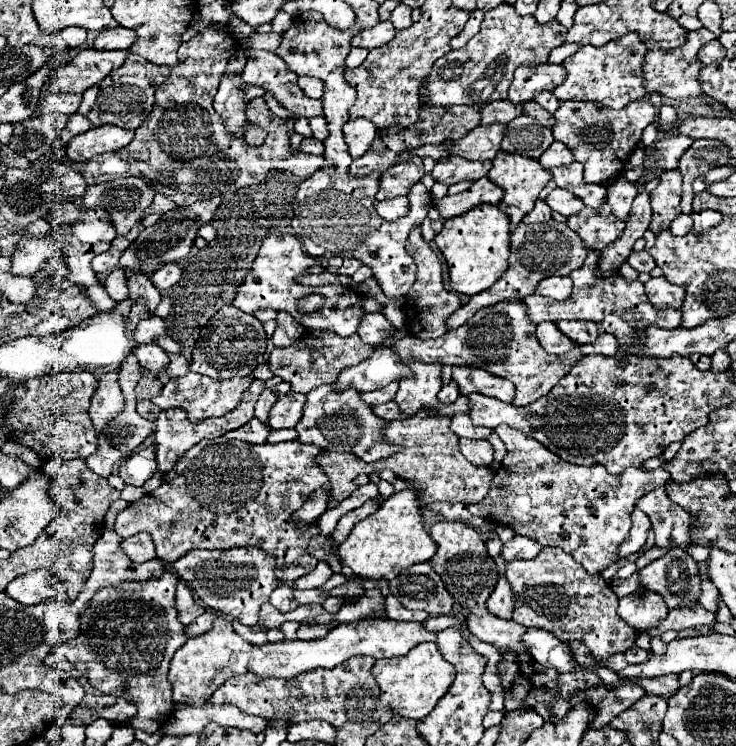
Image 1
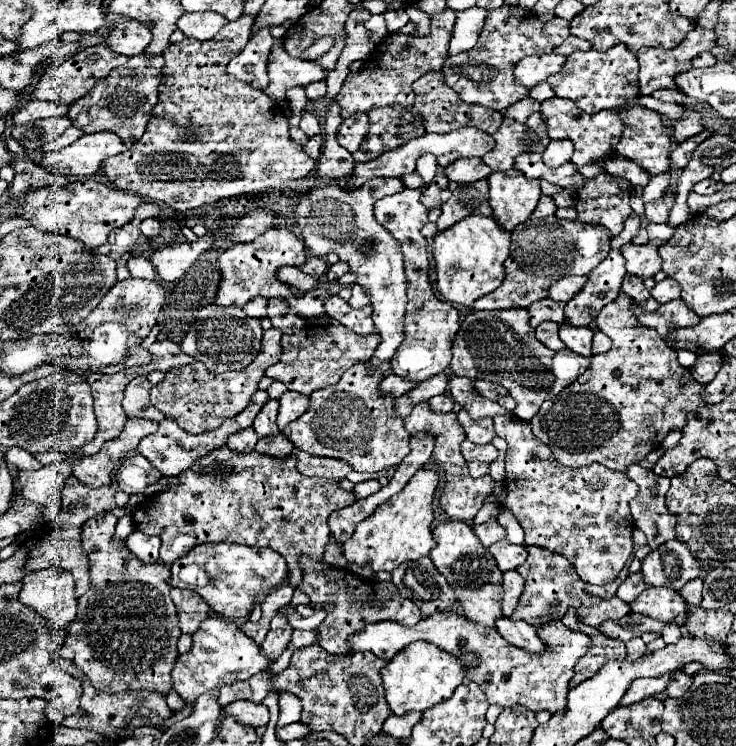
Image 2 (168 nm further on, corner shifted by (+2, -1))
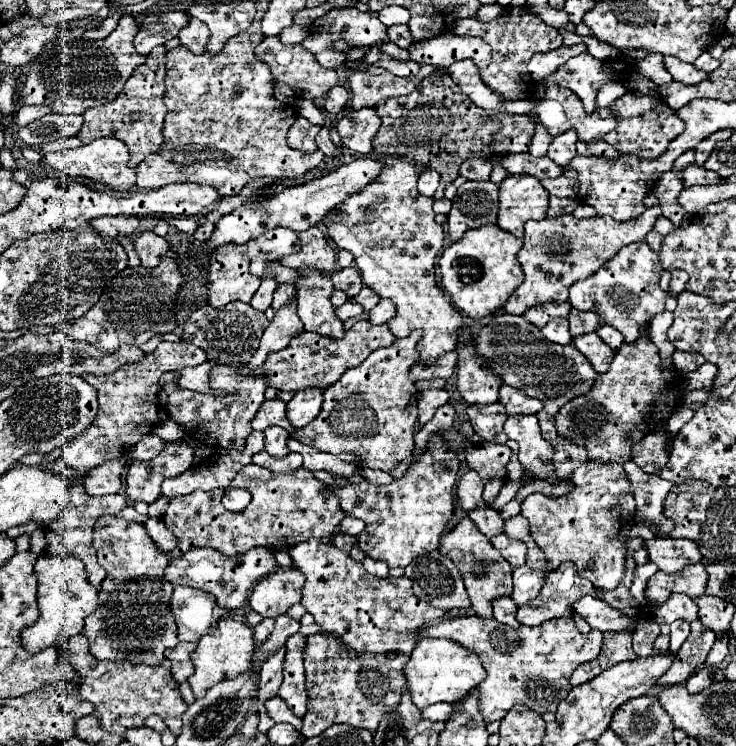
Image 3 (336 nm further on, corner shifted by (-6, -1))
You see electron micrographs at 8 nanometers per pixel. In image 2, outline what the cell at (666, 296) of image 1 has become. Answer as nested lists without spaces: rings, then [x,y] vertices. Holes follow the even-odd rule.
[[[666,277],[664,281],[656,283],[656,285],[650,289],[650,295],[652,295],[658,303],[668,303],[668,301],[672,301],[672,299],[680,299],[680,291],[682,291],[682,287],[680,287],[674,279]]]

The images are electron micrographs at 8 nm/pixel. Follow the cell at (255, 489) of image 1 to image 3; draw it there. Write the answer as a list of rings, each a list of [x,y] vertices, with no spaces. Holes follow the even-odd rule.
[[[250,463],[238,471],[232,485],[248,489],[252,493],[252,501],[242,513],[224,509],[222,489],[208,493],[194,491],[170,501],[170,507],[162,521],[178,537],[178,545],[170,553],[172,557],[180,557],[194,547],[212,547],[222,555],[232,557],[252,547],[268,547],[270,551],[278,551],[278,547],[290,549],[296,543],[308,541],[312,537],[330,543],[332,533],[346,515],[338,505],[338,497],[328,493],[322,481],[314,479],[314,475],[304,467],[296,473],[284,475]]]

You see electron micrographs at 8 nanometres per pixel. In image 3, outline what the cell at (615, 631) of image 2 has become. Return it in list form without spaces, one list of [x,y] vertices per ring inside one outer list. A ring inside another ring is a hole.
[[[590,595],[578,599],[576,603],[572,603],[572,607],[574,613],[584,617],[588,625],[598,631],[620,631],[620,629],[628,629],[628,625],[634,625],[632,629],[640,627],[638,619],[630,619],[620,611],[608,607],[602,599],[594,599]]]

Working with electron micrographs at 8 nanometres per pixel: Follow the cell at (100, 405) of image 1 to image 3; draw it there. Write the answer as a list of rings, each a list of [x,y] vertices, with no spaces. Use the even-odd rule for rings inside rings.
[[[162,341],[156,351],[148,353],[146,359],[142,359],[140,363],[126,363],[124,367],[120,367],[118,371],[110,373],[110,375],[82,375],[84,381],[88,381],[92,387],[96,387],[98,391],[98,413],[96,413],[96,419],[92,423],[92,427],[88,427],[88,431],[84,431],[84,435],[78,435],[76,439],[72,439],[72,443],[66,445],[66,461],[72,469],[76,471],[90,471],[92,467],[98,467],[100,463],[106,463],[108,459],[118,459],[122,455],[126,455],[144,435],[152,433],[156,423],[160,423],[160,405],[158,405],[158,391],[162,389],[160,387],[160,375],[166,373],[168,369],[180,369],[180,367],[194,367],[194,365],[200,365],[206,361],[206,355],[204,355],[204,349],[192,345],[192,343],[186,343],[186,341],[180,341],[180,343],[168,343],[168,341]]]

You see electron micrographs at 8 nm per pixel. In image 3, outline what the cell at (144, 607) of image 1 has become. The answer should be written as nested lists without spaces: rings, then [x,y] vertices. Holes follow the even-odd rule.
[[[102,517],[94,527],[94,547],[98,563],[108,571],[100,589],[100,607],[86,617],[84,635],[96,659],[160,665],[164,651],[180,643],[170,611],[172,583],[164,579],[166,553],[146,535],[144,525],[116,517]]]

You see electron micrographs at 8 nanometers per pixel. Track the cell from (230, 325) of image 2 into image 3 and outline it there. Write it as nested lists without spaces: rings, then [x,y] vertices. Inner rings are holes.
[[[236,301],[236,303],[228,303],[224,307],[204,305],[188,317],[186,327],[184,327],[184,341],[204,349],[208,359],[212,359],[212,361],[226,363],[226,365],[248,363],[252,359],[252,355],[256,353],[260,337],[266,327],[268,327],[266,315],[252,309],[248,303]]]

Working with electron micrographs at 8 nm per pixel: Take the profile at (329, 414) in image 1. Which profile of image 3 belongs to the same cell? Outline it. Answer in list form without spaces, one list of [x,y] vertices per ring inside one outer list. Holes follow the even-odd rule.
[[[412,331],[408,337],[396,339],[390,347],[370,353],[358,367],[348,369],[324,391],[320,415],[308,427],[296,429],[292,437],[356,467],[392,471],[414,449],[412,429],[418,421],[418,391],[408,377],[408,369],[420,357],[416,355],[418,341],[420,331]]]

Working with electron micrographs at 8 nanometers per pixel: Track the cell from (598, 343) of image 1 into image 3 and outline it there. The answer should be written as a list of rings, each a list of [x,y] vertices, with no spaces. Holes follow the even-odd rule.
[[[602,325],[598,331],[598,337],[606,343],[606,345],[610,345],[614,351],[618,351],[620,349],[620,345],[624,343],[624,339],[622,339],[622,333],[618,331],[618,329],[614,329],[614,327],[610,327],[610,325]]]

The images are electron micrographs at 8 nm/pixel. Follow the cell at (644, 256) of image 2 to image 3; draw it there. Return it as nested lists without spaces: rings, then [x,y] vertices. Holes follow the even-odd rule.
[[[646,241],[630,243],[622,247],[608,263],[604,263],[594,275],[578,281],[570,289],[570,305],[578,311],[596,311],[608,325],[624,335],[626,343],[634,343],[652,317],[664,311],[666,293],[660,289],[660,259]]]

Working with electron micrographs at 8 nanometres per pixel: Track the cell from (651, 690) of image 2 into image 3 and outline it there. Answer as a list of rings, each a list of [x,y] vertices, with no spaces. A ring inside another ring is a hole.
[[[692,621],[690,637],[684,641],[676,655],[676,663],[658,679],[658,687],[684,683],[696,669],[700,669],[708,657],[708,651],[716,639],[714,631],[708,631],[700,621]]]

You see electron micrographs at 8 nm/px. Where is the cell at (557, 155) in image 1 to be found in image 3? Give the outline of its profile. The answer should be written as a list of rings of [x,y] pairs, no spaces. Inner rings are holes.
[[[564,131],[564,135],[552,139],[548,147],[548,157],[560,167],[566,167],[576,157],[576,141],[576,131]]]

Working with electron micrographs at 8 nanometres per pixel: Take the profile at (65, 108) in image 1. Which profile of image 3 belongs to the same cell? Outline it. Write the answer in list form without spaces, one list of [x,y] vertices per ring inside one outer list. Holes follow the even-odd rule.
[[[46,105],[20,107],[20,109],[16,111],[16,115],[14,115],[14,121],[16,121],[18,127],[26,127],[28,123],[32,123],[32,121],[36,121],[36,119],[40,119],[40,117],[44,117],[44,115],[48,115],[50,111],[52,111],[52,109],[46,107]]]

